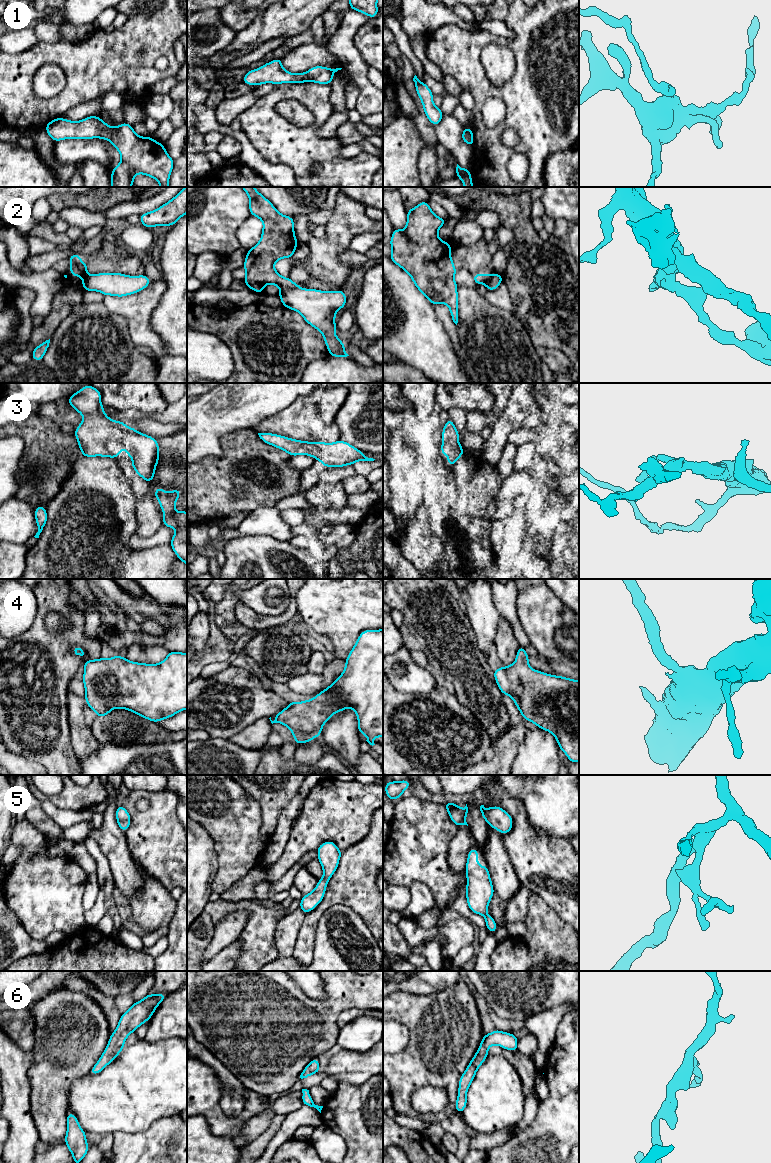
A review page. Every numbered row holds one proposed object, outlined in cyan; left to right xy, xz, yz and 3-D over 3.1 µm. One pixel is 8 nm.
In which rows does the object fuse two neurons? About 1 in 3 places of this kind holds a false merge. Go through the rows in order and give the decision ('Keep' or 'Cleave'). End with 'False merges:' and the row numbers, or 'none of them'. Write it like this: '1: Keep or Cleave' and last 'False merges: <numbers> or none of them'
1: Cleave
2: Cleave
3: Keep
4: Keep
5: Keep
6: Keep
False merges: 1, 2

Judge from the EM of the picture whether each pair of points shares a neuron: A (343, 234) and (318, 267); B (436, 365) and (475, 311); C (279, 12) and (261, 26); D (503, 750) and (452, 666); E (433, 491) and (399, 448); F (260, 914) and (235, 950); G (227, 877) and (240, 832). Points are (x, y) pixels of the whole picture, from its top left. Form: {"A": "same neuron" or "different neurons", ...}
{"A": "same neuron", "B": "different neurons", "C": "same neuron", "D": "different neurons", "E": "same neuron", "F": "different neurons", "G": "same neuron"}

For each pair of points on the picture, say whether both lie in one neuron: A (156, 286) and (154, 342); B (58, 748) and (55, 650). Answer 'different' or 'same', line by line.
A: same
B: same

